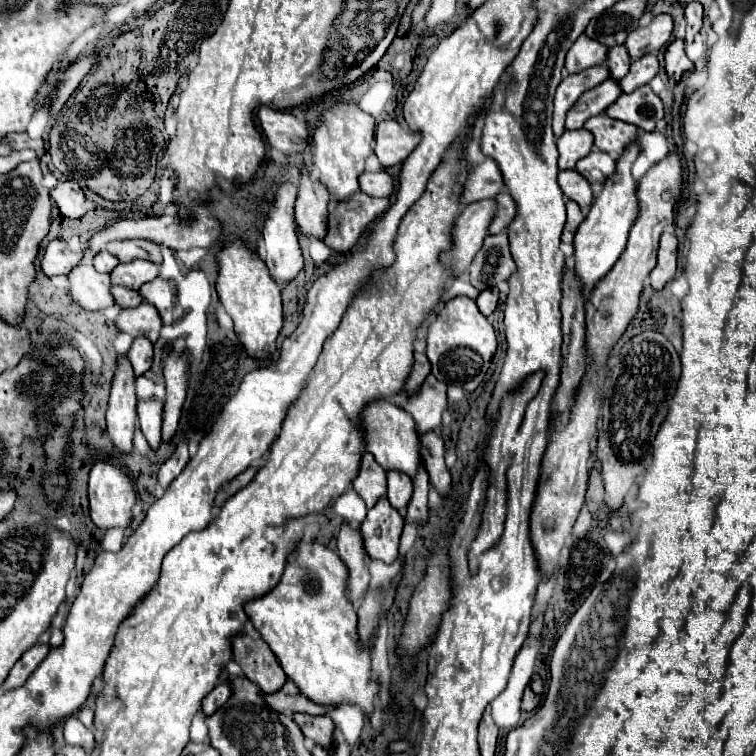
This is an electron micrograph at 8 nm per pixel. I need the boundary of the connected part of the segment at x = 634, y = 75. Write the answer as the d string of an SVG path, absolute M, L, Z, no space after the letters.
M645 54L639 60L635 60L631 64L631 70L625 78L621 78L621 90L625 90L627 94L633 92L635 88L649 84L659 72L659 58L655 54Z

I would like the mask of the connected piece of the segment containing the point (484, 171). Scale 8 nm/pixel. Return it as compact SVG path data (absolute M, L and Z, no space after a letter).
M485 158L483 164L471 170L469 182L465 182L463 202L477 202L483 198L493 198L497 192L505 190L505 180L501 180L501 170L493 158Z

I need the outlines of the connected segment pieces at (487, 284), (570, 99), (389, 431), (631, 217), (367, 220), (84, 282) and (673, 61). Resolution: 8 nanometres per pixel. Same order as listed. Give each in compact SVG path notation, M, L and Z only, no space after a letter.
M501 232L495 236L489 234L489 238L485 238L483 248L477 252L473 264L469 266L469 276L475 288L487 290L507 280L515 270L517 266L511 258L507 232Z
M593 66L589 70L583 70L579 74L571 74L561 80L557 94L555 94L555 112L553 112L553 132L555 138L559 138L565 132L565 114L569 108L577 102L577 98L595 88L597 84L605 82L609 78L607 66Z
M379 400L365 408L365 412L361 414L361 422L367 430L367 436L365 436L367 452L371 452L385 470L403 470L405 474L409 474L413 478L413 474L417 474L417 470L421 466L421 450L419 450L421 436L417 432L417 424L415 424L413 416L407 414L405 410L393 406L389 400L385 400L385 402Z
M633 142L625 154L619 156L617 160L617 172L613 178L605 182L603 192L593 200L593 206L587 214L587 218L581 222L581 226L575 232L573 248L575 248L575 274L577 280L581 282L585 300L589 300L589 294L597 286L597 282L615 266L619 260L621 252L625 250L627 244L627 234L637 218L637 198L635 198L635 180L631 176L631 164L639 156L639 146Z
M355 192L349 200L345 202L339 202L337 206L331 206L329 208L329 232L325 236L325 244L331 246L333 250L337 252L347 252L351 250L361 234L391 206L391 200L389 198L369 198L369 194L363 194L363 192Z
M79 264L69 272L69 298L83 310L105 310L113 306L109 274L99 274L93 264Z
M679 38L673 40L667 46L667 52L665 52L665 70L667 70L667 74L671 74L671 76L675 76L675 80L679 80L681 74L691 70L691 68L693 68L693 62L685 54L685 42L679 40Z

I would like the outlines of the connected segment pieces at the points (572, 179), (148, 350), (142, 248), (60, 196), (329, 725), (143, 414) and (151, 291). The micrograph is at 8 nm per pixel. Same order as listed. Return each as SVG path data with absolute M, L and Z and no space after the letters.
M561 170L559 172L559 186L563 190L563 194L571 200L575 200L581 208L591 206L593 200L593 190L591 184L577 174L577 170Z
M135 338L129 352L127 352L127 358L133 366L135 376L145 374L153 362L153 344L147 338Z
M123 240L123 242L111 242L107 246L109 254L119 258L119 262L133 262L133 258L149 260L153 264L161 264L163 256L157 244L147 240Z
M59 182L50 192L51 198L59 206L61 214L67 218L81 218L85 214L85 194L76 182Z
M293 714L293 720L303 730L305 738L313 740L319 746L333 746L333 730L335 722L325 716L309 716L309 714Z
M157 400L149 402L139 402L137 404L137 414L139 414L139 428L143 436L147 438L151 450L157 450L161 444L161 414L163 414L163 404Z
M155 278L151 282L145 282L145 286L139 288L139 294L141 294L143 302L147 302L159 310L163 324L171 324L171 320L173 320L173 286L167 280Z

